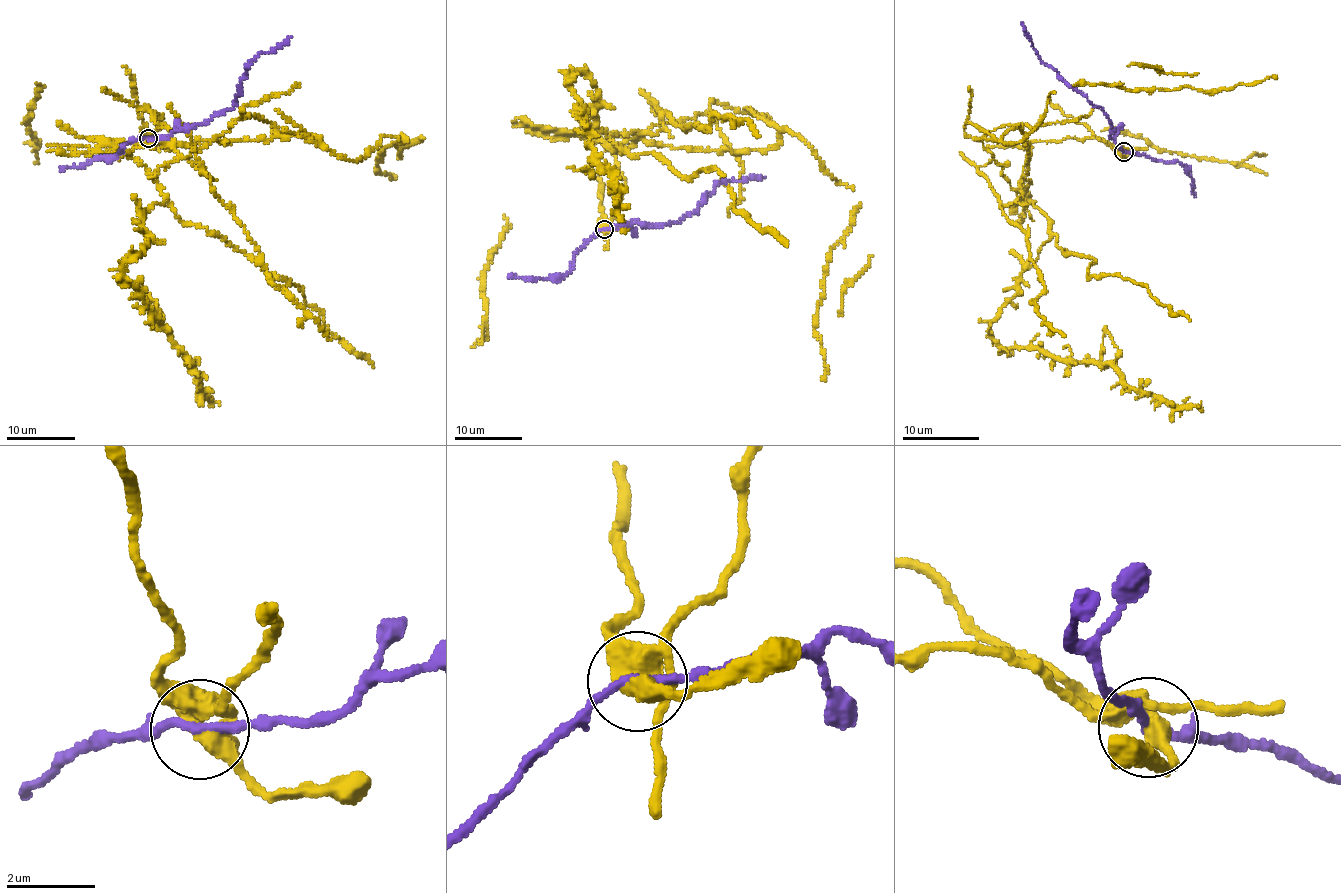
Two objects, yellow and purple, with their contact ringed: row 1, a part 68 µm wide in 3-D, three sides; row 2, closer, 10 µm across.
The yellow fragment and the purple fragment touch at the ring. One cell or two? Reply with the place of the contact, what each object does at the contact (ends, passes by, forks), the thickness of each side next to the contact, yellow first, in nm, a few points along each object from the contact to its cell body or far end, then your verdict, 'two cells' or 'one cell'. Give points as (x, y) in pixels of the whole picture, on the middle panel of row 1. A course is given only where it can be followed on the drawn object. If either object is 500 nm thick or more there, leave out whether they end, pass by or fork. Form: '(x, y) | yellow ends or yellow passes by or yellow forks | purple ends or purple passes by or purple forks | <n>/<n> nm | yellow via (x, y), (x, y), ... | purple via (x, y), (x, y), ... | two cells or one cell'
(604, 229) | yellow forks | purple passes by | 380/180 nm | yellow via (603, 228), (624, 183), (614, 150), (635, 139), (583, 134), (616, 144), (577, 71), (594, 162), (632, 229) | purple via (603, 228), (623, 226), (634, 221), (651, 226), (678, 222), (690, 215), (719, 183), (764, 176) | two cells

